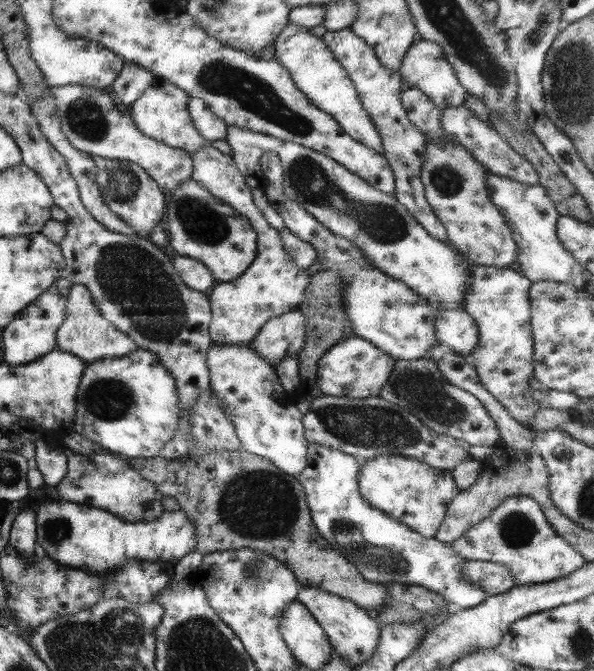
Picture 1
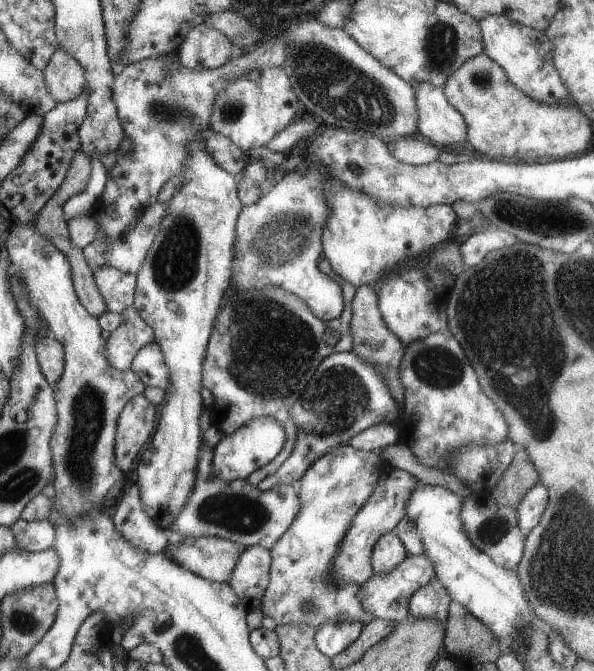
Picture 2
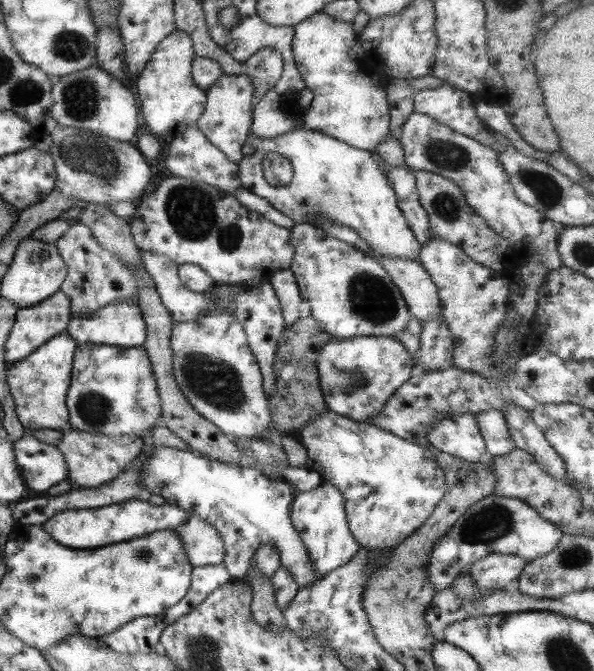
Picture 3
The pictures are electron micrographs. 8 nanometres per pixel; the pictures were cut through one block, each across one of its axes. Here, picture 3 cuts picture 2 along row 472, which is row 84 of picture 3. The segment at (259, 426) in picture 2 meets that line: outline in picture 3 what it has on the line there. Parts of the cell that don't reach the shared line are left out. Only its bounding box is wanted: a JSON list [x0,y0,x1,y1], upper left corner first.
[196,75,253,163]

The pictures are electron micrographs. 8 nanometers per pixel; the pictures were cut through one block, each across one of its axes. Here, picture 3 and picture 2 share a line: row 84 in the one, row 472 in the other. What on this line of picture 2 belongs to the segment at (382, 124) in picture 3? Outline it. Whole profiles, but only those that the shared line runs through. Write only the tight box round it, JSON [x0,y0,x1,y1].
[260,444,380,629]

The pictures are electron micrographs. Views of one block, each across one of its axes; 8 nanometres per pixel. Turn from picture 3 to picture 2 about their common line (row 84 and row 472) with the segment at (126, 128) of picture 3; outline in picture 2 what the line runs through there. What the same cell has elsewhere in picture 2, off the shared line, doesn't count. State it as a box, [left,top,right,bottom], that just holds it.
[5,220,144,518]

